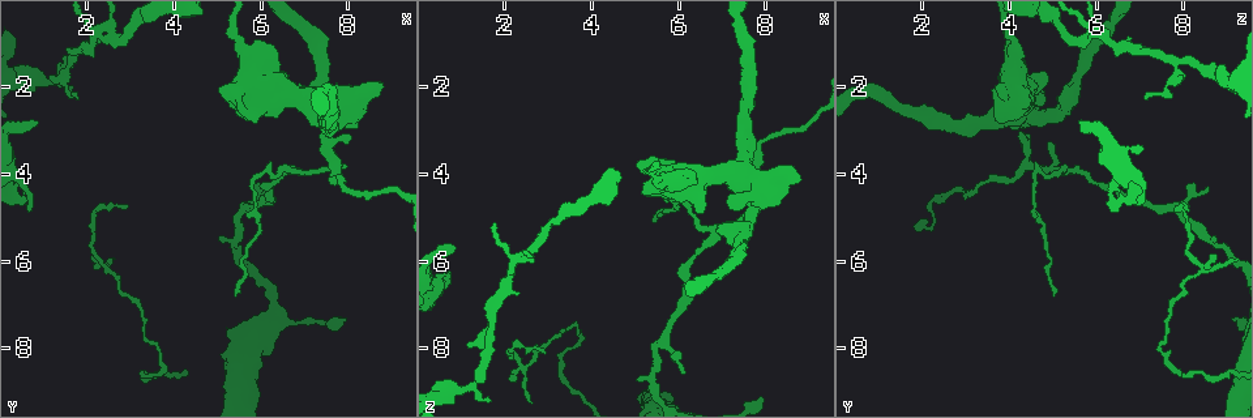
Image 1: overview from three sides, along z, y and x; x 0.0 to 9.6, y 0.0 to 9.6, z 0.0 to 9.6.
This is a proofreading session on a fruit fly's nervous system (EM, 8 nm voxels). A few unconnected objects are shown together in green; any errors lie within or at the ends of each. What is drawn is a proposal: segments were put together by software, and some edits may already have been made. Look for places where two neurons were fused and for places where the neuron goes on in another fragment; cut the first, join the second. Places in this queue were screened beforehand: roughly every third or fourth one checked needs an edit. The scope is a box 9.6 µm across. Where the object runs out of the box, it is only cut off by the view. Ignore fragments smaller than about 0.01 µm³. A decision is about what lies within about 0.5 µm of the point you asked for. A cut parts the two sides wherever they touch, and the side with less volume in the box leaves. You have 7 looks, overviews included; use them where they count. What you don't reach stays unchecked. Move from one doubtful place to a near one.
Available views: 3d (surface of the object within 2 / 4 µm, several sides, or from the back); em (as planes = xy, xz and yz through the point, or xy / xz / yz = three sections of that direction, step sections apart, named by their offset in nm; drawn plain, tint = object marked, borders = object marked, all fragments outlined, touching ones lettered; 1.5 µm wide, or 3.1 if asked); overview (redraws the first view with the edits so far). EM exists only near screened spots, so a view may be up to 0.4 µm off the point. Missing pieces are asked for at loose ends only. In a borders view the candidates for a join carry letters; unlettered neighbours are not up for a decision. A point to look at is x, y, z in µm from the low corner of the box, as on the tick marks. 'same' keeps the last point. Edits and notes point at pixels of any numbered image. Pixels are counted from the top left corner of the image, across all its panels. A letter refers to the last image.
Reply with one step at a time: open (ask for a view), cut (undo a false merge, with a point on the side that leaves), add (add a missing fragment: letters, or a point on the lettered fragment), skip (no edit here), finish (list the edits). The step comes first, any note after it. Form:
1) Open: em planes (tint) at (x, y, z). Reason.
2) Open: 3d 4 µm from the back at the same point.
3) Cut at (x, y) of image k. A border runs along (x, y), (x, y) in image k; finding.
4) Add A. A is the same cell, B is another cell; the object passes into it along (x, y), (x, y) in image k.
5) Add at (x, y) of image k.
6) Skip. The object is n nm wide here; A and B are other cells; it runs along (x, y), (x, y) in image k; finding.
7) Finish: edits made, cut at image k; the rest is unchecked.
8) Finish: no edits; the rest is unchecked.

Open: 3d 4 µm at (2.50, 0.85, 5.80). Looks like a crossing.

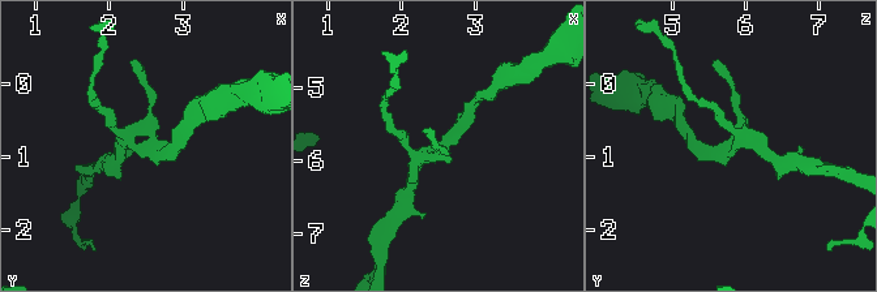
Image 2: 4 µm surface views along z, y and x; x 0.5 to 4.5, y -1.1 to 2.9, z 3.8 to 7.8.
Open: em xy step 4 (plain) at (2.60, 0.90, 5.80). 4 arms meet here.

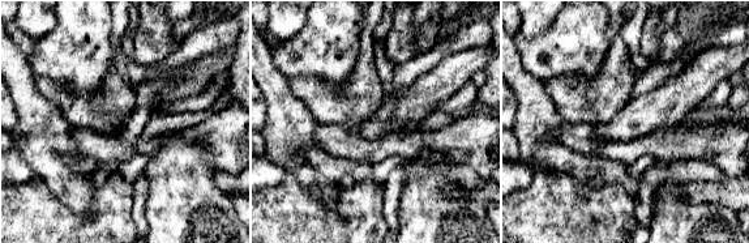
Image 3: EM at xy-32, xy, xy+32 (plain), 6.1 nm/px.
Open: em xy step 4 (borders) at the same point. What lies round it.

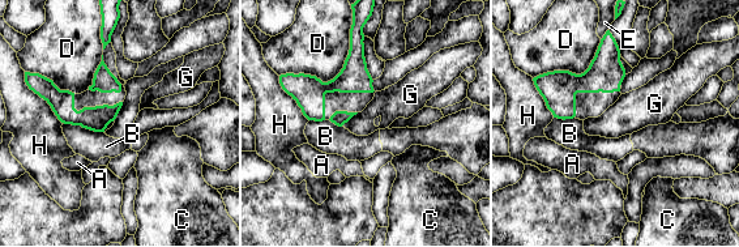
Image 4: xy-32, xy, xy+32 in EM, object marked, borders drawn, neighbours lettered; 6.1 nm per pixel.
Skip. The object is 60 nm wide here; A, B, C, D, E, G and H are other cells; a border runs along (358, 113), (341, 126) in image 4; one neuron here.

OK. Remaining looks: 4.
Open: em planes (tint) at (0.80, 2.85, 5.70). Free end.

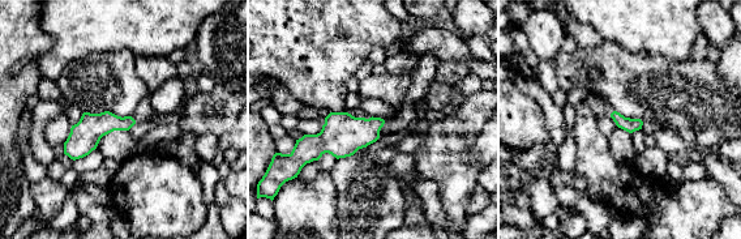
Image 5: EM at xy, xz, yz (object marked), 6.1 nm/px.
Open: em planes (borders) at the same point. See the neighbours.

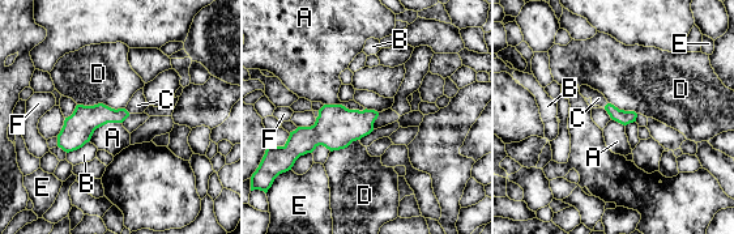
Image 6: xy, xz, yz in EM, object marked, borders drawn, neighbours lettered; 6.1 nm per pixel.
Add at (587, 92) of image 6. C is the same cell, A, B, D, E and F are other cells; the object passes into it along (622, 116), (606, 105), (587, 92) in image 6; it goes on there.

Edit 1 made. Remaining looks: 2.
Open: em planes (borders) at (6.90, 3.95, 5.40). Three-way junction.

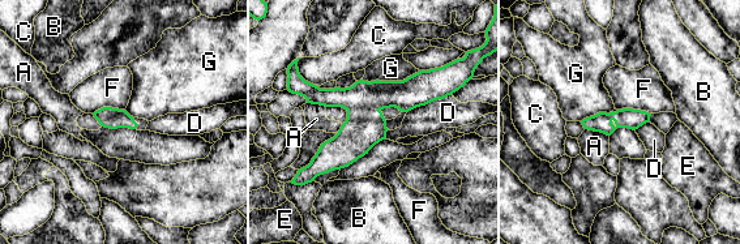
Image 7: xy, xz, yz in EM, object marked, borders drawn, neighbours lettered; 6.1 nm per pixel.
Skip. A, B, C, D, E, F and G are other cells; it runs along (440, 81), (389, 94), (311, 167) in image 7; all the same neuron.

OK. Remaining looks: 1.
Finish: edits made, add at image 6; the rest is unchecked.

